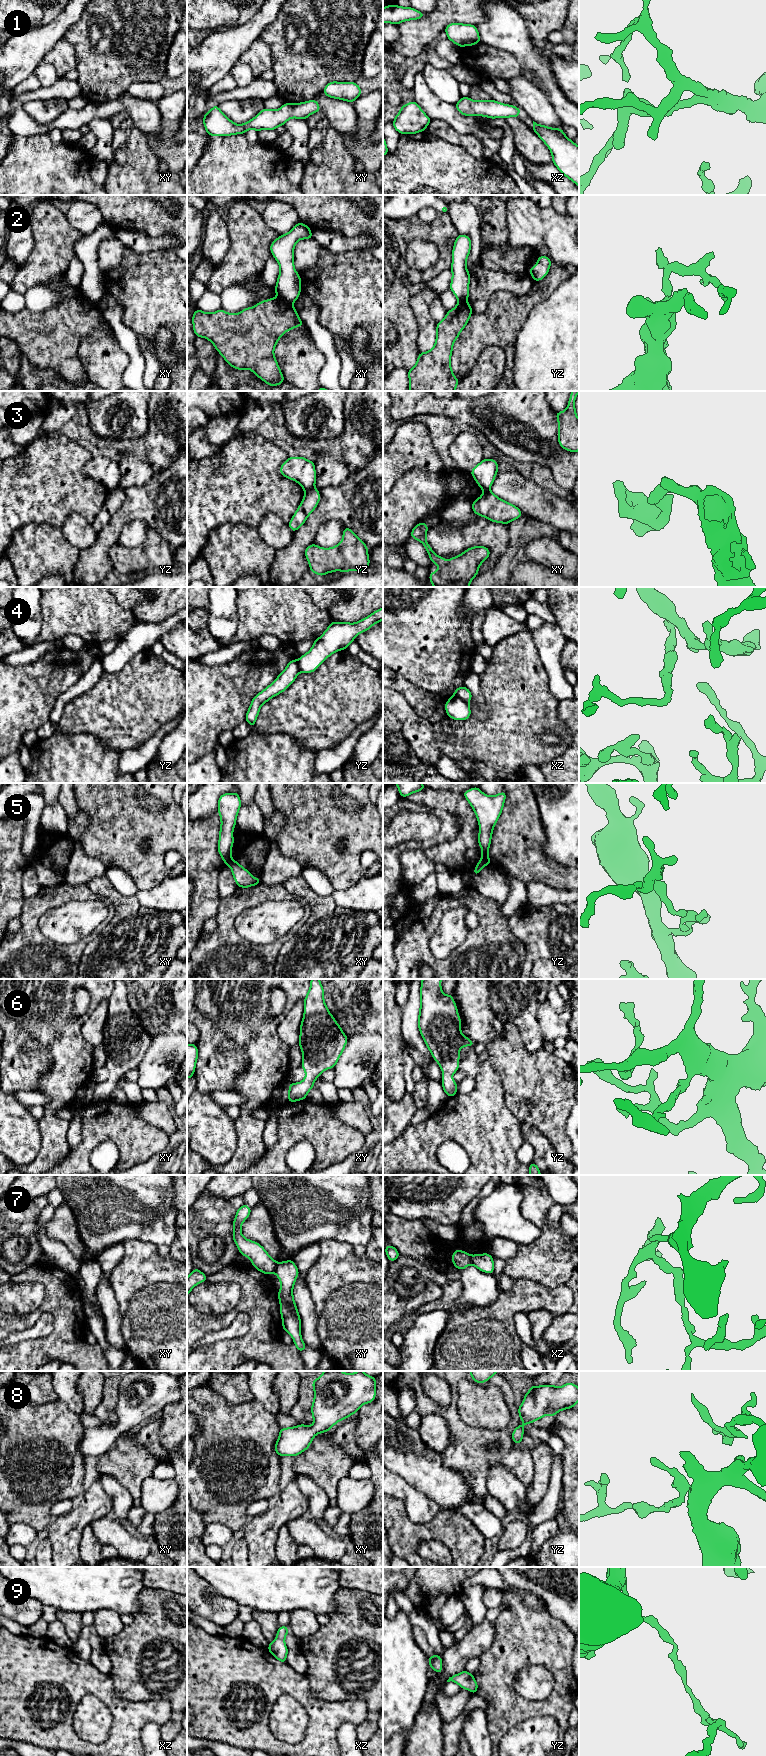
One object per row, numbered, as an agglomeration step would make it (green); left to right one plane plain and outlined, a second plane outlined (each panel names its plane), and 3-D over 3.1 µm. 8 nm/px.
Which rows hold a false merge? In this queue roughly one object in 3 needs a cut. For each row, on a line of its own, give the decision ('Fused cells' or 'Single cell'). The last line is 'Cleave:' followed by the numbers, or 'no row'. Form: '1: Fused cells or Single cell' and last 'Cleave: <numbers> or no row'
1: Single cell
2: Fused cells
3: Fused cells
4: Fused cells
5: Fused cells
6: Single cell
7: Fused cells
8: Single cell
9: Single cell
Cleave: 2, 3, 4, 5, 7

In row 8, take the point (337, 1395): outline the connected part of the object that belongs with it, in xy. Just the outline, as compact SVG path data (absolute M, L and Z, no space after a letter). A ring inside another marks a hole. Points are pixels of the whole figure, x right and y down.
M324 1371L312 1381L312 1386L313 1425L280 1428L275 1444L275 1452L280 1457L301 1454L309 1448L317 1434L329 1431L336 1423L357 1413L362 1405L373 1402L376 1397L376 1378L363 1371Z

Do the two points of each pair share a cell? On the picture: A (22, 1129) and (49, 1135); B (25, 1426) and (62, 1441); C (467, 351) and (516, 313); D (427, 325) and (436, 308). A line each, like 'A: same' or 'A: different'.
A: different
B: same
C: same
D: different

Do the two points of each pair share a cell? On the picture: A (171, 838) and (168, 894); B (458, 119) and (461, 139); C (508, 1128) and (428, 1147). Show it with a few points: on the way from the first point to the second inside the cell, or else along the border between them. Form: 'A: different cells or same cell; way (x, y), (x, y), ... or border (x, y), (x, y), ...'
A: different cells; border (176, 874), (166, 877), (159, 884), (148, 888)
B: different cells; border (440, 120), (460, 133), (475, 135), (482, 142)
C: same cell; way (488, 1128), (448, 1128)

